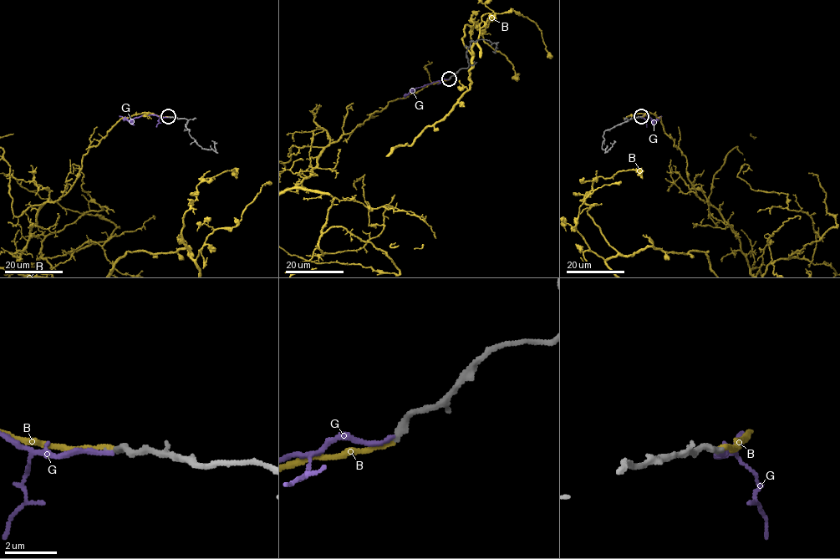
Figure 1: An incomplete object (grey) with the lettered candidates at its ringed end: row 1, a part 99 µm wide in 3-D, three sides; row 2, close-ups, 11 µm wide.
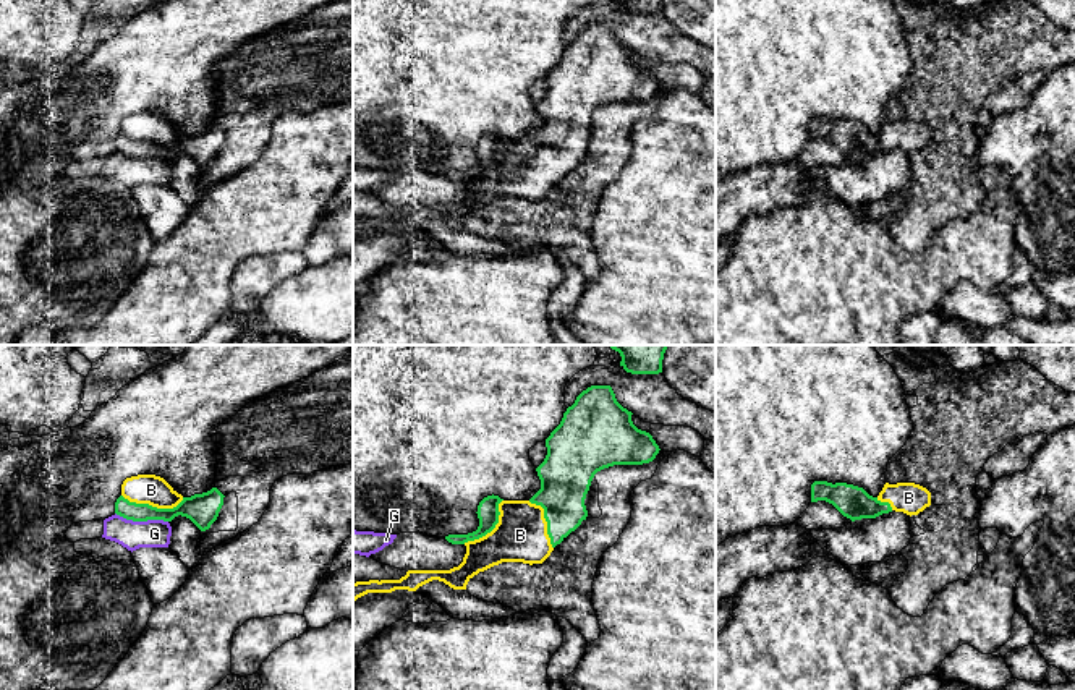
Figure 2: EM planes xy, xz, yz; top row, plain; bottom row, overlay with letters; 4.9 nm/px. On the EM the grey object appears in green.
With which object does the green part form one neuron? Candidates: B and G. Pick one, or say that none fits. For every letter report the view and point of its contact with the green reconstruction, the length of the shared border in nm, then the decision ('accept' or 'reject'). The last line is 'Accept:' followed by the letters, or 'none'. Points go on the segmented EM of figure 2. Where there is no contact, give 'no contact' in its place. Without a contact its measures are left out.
B: xy (151, 506) | 320 nm | accept
G: xy (141, 520) | 260 nm | reject
Accept: B

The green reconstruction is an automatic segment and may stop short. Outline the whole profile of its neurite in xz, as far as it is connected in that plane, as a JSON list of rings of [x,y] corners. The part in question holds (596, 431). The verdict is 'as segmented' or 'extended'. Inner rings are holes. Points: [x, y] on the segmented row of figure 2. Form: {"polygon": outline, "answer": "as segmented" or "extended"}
{"polygon": [[[591,385],[567,408],[560,424],[546,439],[547,455],[536,468],[541,489],[529,500],[504,500],[487,496],[478,505],[479,526],[468,535],[448,535],[452,544],[465,544],[466,554],[458,567],[450,570],[408,570],[400,580],[369,580],[353,583],[353,601],[368,593],[416,591],[439,580],[453,590],[466,590],[468,581],[502,562],[542,564],[554,547],[575,531],[588,517],[584,505],[594,475],[614,465],[649,463],[659,454],[652,436],[638,429],[631,411],[623,408],[610,385]]], "answer": "extended"}

